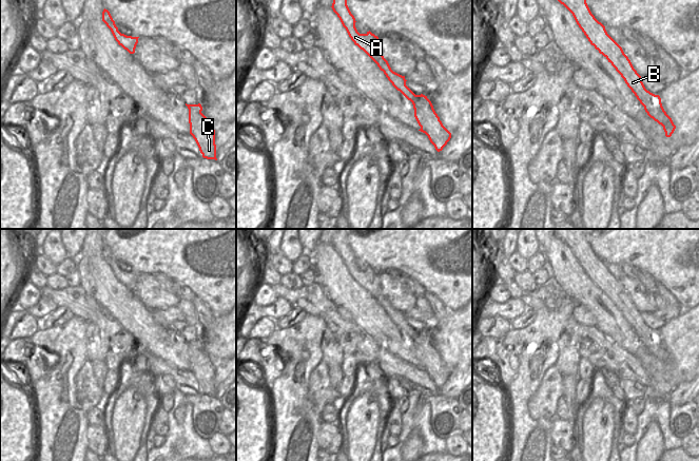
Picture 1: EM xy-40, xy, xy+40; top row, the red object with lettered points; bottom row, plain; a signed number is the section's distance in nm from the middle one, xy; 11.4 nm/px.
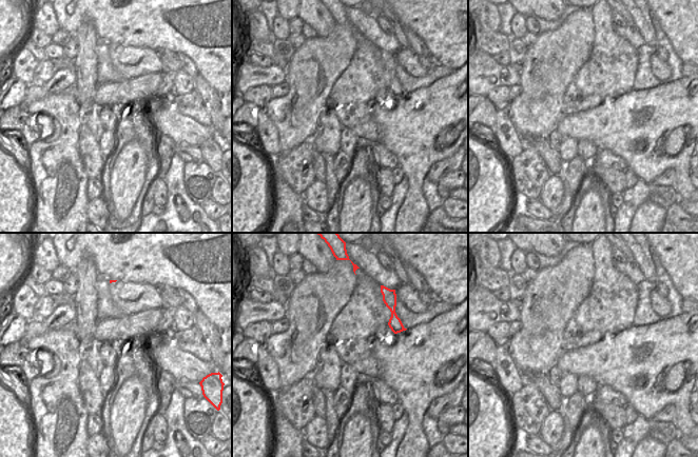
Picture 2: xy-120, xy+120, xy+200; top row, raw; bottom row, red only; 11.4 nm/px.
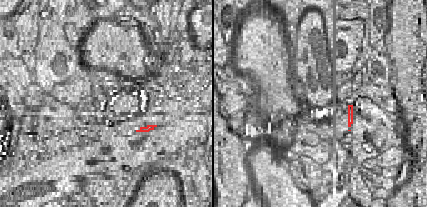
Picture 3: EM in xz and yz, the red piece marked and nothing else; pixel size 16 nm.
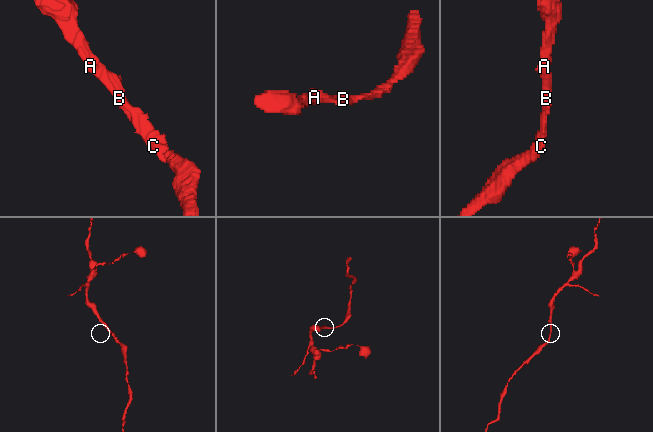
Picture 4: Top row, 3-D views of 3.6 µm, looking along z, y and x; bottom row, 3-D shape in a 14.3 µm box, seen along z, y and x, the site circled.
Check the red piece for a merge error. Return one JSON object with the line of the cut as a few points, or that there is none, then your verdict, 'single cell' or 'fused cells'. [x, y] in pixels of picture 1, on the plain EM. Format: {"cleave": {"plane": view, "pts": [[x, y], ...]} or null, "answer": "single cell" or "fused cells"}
{"cleave": null, "answer": "single cell"}

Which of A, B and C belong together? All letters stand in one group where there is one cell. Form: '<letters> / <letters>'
A B C

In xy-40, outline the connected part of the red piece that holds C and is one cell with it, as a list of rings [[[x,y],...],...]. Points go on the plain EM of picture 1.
[[[187,341],[189,345],[190,370],[195,376],[203,395],[216,395],[215,366],[211,363],[207,353],[201,349],[202,343],[198,341]]]

